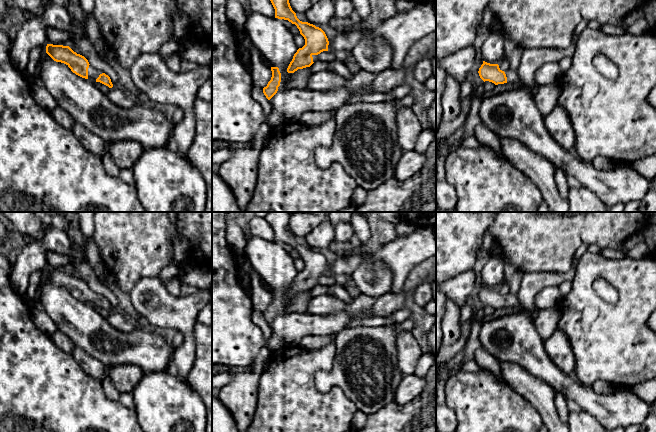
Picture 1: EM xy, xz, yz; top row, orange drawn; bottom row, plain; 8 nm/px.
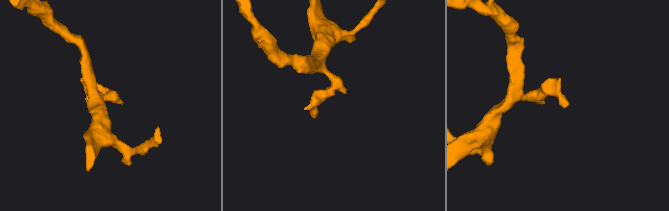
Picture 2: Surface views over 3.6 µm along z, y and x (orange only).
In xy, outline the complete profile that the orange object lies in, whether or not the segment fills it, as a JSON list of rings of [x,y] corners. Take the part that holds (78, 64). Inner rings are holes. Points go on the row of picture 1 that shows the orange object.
[[[47,44],[46,53],[54,61],[66,64],[76,75],[113,87],[108,75],[94,68],[84,56],[77,54],[69,46]]]

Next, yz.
[[[483,61],[483,64],[479,68],[479,76],[485,82],[489,81],[495,85],[504,83],[520,83],[520,87],[526,87],[521,81],[517,70],[506,70],[505,72],[499,68],[498,64],[490,64]]]

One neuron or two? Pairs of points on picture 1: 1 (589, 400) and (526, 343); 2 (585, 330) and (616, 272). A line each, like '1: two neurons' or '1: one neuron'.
1: one neuron
2: one neuron

